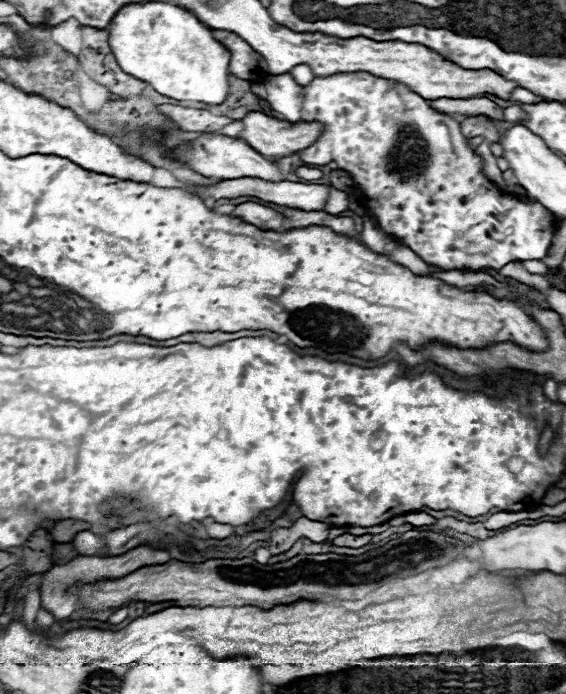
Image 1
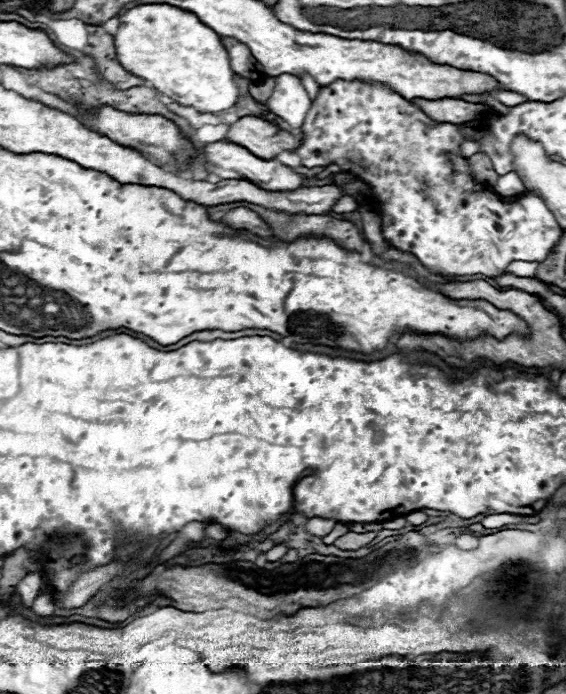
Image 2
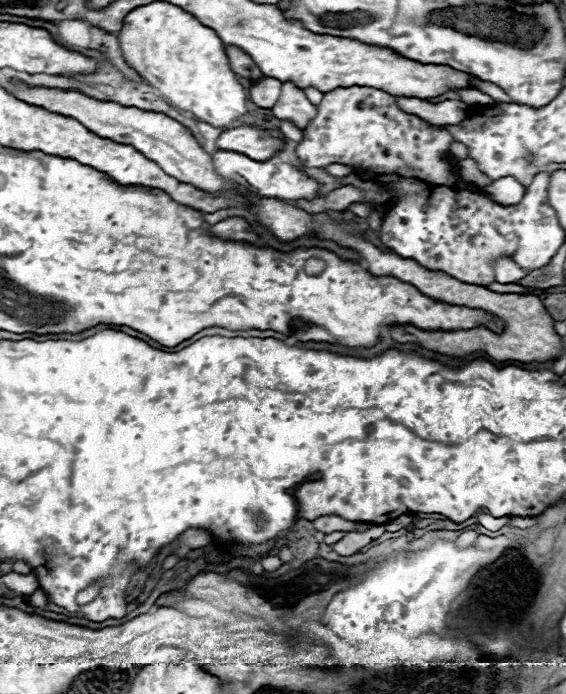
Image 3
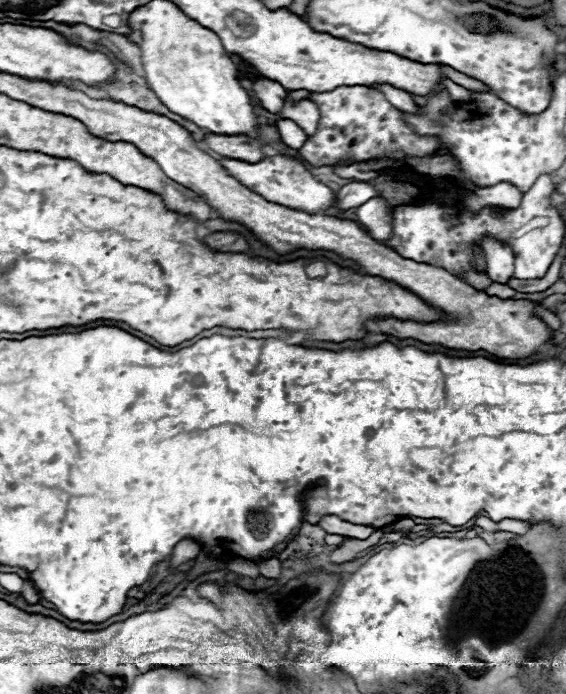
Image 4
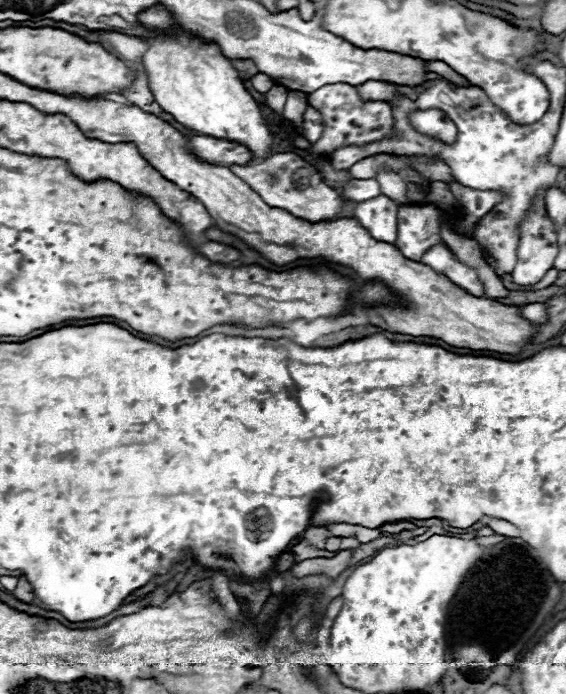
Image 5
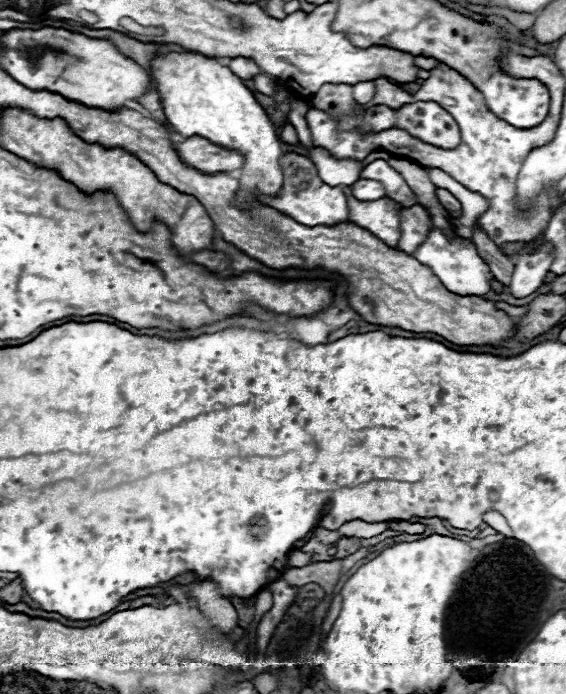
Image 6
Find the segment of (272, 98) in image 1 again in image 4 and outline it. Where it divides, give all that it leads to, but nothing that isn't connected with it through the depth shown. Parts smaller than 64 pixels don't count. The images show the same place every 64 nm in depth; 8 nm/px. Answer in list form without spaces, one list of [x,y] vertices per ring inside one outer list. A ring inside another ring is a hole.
[[[300,100],[296,106],[286,102],[282,116],[294,120],[306,132],[306,136],[312,136],[316,132],[318,120],[320,120],[320,112],[318,112],[316,104],[310,102],[310,100]]]

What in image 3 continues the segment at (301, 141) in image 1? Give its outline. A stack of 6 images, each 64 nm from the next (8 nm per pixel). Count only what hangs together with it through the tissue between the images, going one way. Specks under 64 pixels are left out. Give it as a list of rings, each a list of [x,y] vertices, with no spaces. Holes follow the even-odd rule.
[[[238,126],[224,130],[218,140],[216,140],[216,150],[226,150],[226,152],[240,152],[256,162],[272,158],[284,142],[280,138],[270,138],[264,136],[264,130],[252,128],[252,126]]]

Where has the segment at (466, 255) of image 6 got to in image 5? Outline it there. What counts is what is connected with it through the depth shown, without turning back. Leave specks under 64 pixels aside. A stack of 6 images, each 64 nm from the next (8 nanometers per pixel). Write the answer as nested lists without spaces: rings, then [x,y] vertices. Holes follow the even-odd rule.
[[[436,244],[428,248],[428,252],[424,252],[420,262],[430,266],[434,272],[440,272],[442,276],[446,276],[458,288],[464,288],[474,296],[484,296],[484,284],[480,282],[476,270],[460,262],[444,244]]]

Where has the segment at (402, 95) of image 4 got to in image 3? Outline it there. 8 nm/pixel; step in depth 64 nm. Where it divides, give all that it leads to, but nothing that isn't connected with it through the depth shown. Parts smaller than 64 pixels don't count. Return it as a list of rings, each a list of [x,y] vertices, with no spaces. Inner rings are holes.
[[[394,96],[398,108],[404,112],[412,112],[414,116],[420,116],[422,120],[430,124],[456,124],[466,114],[466,104],[460,100],[444,100],[440,104],[430,104],[420,98],[406,98],[406,96]]]

